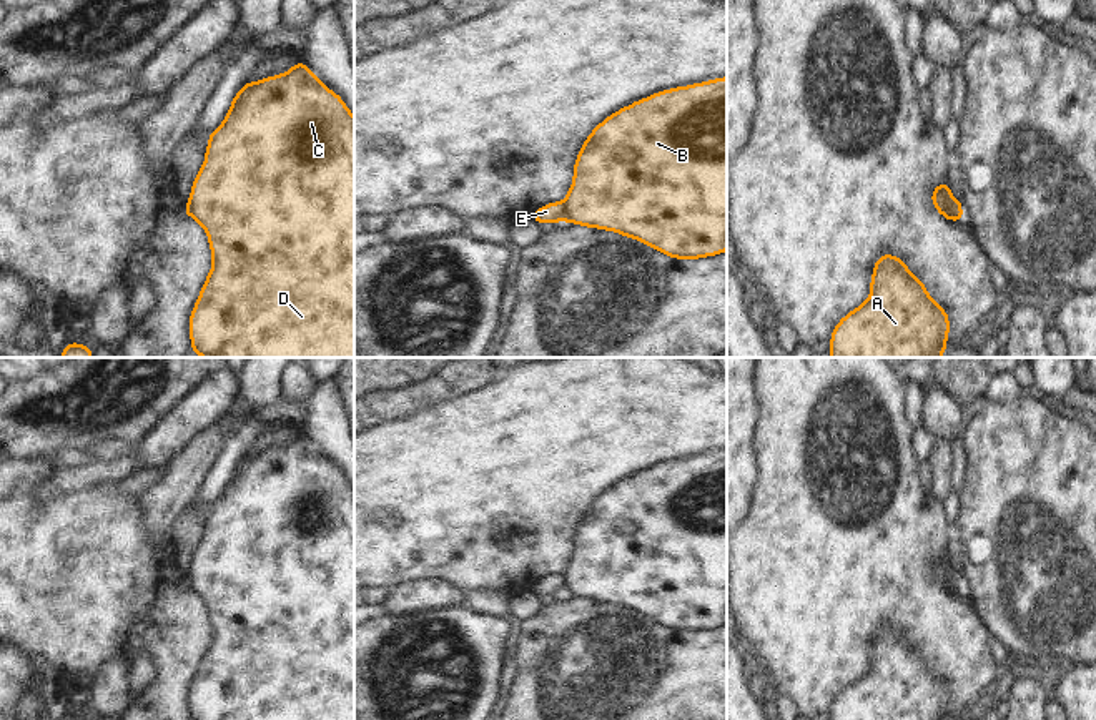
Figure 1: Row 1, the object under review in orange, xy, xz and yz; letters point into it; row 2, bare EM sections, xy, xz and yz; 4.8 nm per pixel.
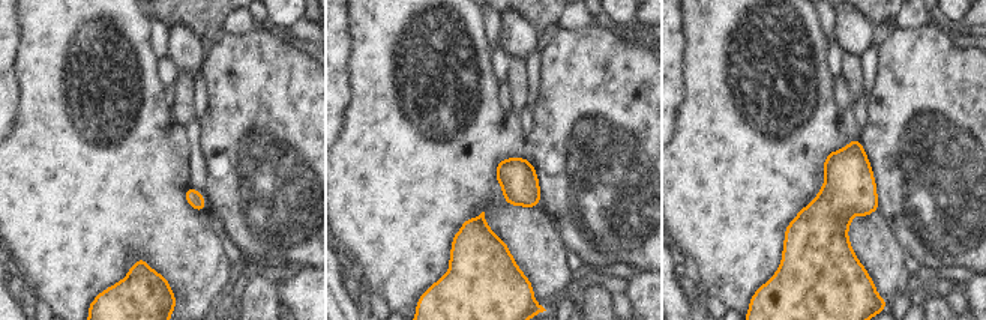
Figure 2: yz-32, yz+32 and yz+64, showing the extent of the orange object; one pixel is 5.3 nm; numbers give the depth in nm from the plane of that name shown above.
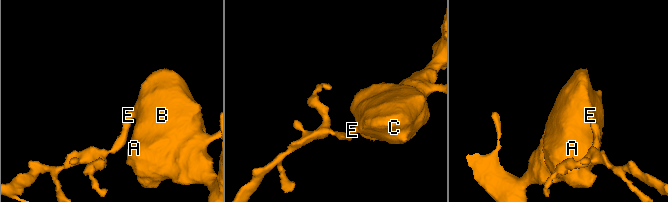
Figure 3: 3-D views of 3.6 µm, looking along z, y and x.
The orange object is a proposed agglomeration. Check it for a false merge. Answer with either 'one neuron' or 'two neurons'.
two neurons

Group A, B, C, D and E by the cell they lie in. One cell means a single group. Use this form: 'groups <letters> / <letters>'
groups A B C D / E

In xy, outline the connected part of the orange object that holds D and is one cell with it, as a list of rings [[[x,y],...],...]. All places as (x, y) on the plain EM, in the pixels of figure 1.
[[[304,434],[284,446],[246,454],[233,469],[225,492],[208,507],[205,535],[191,555],[186,580],[205,602],[211,622],[211,642],[188,692],[191,720],[354,720],[354,487]]]

